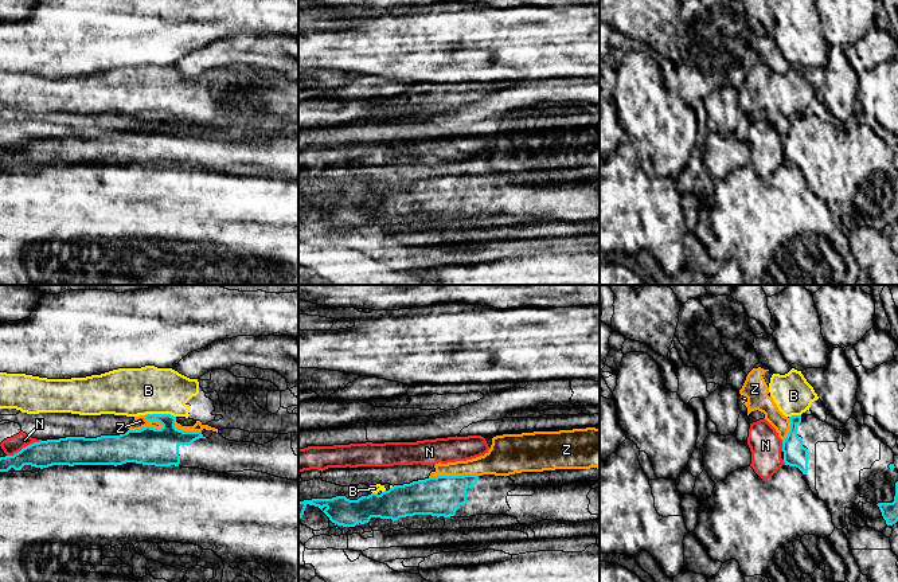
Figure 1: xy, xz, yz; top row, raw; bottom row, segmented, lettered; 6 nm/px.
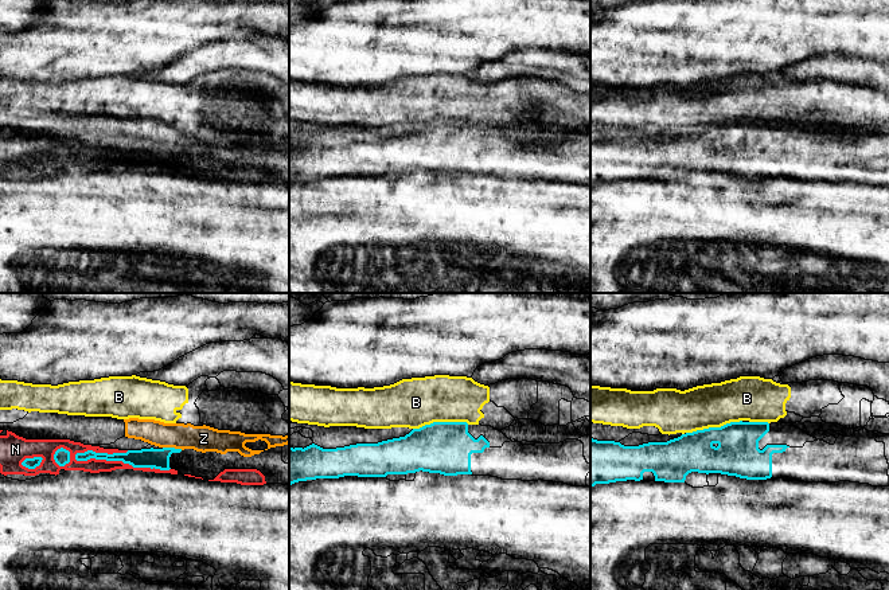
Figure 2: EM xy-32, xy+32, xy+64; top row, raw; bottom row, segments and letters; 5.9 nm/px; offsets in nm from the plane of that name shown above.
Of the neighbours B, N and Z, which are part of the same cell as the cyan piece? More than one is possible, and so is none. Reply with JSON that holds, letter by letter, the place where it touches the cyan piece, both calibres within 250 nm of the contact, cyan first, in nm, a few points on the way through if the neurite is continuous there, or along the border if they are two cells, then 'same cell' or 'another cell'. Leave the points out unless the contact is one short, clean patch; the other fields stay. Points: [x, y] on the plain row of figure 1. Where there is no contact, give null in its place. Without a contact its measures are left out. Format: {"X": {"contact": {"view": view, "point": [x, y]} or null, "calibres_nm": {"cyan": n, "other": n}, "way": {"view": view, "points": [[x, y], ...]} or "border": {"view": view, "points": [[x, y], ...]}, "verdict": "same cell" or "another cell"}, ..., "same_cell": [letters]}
{"B": {"contact": {"view": "xy", "point": [160, 113]}, "calibres_nm": {"cyan": 220, "other": 280}, "verdict": "another cell"}, "N": {"contact": {"view": "xy", "point": [23, 147]}, "calibres_nm": {"cyan": 160, "other": 100}, "verdict": "another cell"}, "Z": {"contact": {"view": "xy", "point": [145, 125]}, "calibres_nm": {"cyan": 220, "other": 70}, "border": {"view": "xy", "points": [[163, 124], [160, 127], [143, 125], [129, 129]]}, "verdict": "another cell"}, "same_cell": []}

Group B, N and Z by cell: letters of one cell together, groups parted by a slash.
B Z / N

